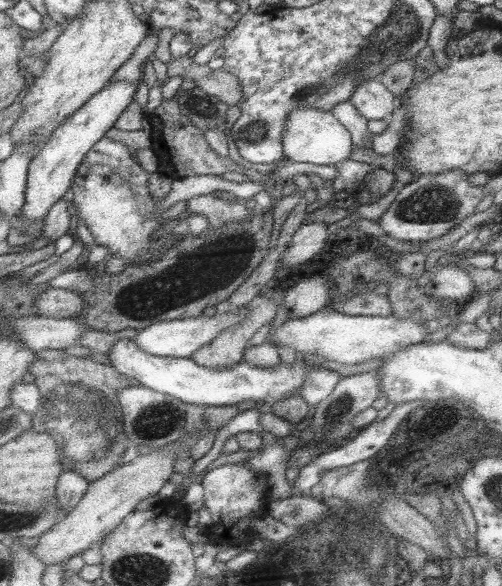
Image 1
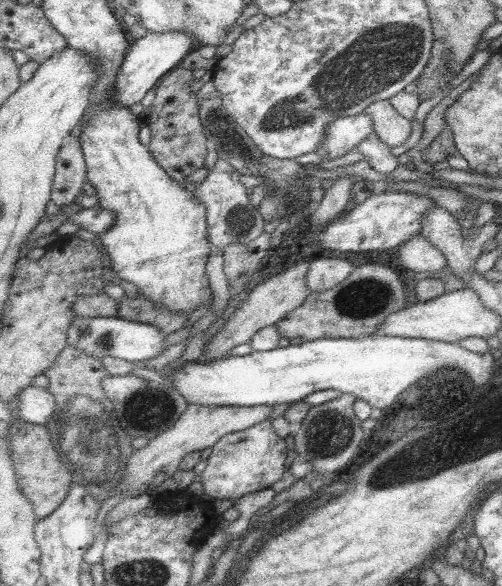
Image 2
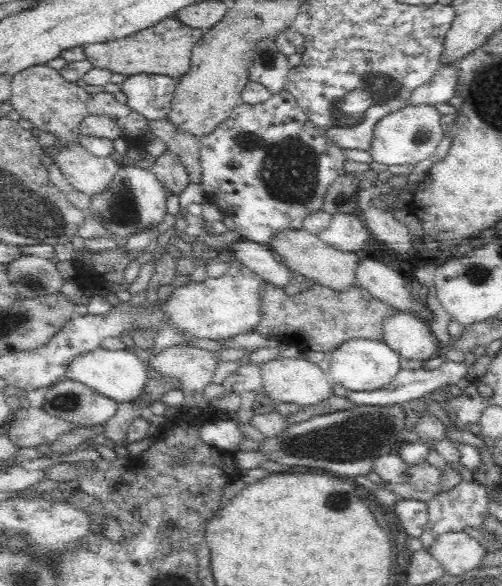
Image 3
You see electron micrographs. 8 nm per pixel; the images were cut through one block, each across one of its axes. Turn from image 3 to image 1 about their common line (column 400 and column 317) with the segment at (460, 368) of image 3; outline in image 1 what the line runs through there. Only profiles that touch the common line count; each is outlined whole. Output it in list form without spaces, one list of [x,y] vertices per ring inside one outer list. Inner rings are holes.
[[[314,369],[305,374],[304,382],[298,391],[308,404],[317,405],[334,390],[342,377],[331,369]]]

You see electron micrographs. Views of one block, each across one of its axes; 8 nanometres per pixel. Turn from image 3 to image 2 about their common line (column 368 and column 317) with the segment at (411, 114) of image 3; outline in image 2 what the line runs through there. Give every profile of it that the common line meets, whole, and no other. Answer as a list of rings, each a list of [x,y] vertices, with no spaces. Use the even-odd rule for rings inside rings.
[[[362,112],[357,115],[335,118],[332,123],[325,126],[322,144],[315,152],[329,160],[342,158],[372,131],[374,131],[374,125],[369,114]]]

